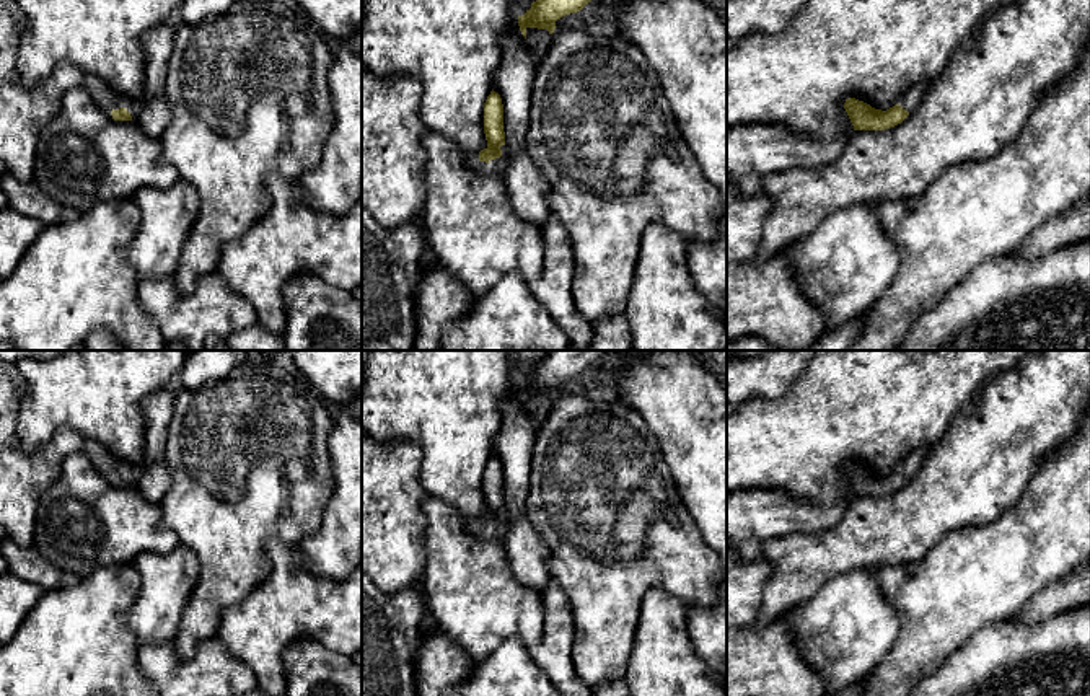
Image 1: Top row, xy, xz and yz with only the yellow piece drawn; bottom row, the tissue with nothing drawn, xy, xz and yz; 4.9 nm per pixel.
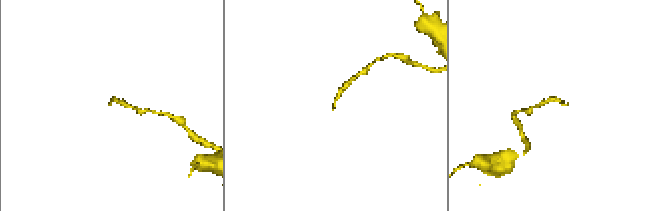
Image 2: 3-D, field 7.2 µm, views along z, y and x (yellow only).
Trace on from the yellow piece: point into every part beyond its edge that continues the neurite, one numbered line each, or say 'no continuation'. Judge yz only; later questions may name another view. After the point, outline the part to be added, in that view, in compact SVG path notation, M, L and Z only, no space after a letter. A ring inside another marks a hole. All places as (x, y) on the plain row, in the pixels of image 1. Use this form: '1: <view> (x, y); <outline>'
1: yz (911, 463); M927 445L927 447L924 447L922 452L914 452L914 453L908 455L901 463L903 474L906 474L911 479L921 466L922 455L927 453L930 448L932 448L932 445Z

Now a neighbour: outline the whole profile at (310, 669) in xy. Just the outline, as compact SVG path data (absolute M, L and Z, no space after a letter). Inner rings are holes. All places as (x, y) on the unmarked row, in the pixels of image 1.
M313 639L292 642L282 652L285 696L362 696L362 670L352 657Z

